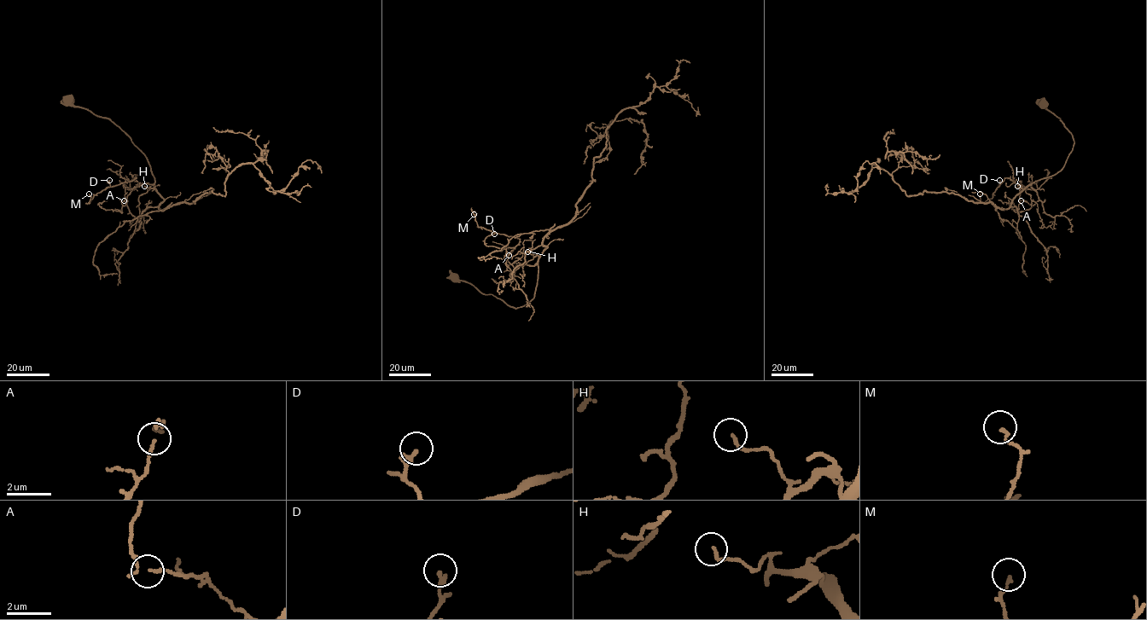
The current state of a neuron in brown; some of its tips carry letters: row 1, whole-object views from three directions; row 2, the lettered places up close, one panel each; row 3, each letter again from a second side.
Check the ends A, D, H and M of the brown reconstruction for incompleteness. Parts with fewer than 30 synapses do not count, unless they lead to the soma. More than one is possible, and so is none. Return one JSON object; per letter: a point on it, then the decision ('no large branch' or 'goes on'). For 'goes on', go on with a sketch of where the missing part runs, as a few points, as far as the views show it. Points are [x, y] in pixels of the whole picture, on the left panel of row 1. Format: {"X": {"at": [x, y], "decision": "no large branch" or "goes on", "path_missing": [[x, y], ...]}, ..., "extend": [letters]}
{"A": {"at": [124, 200], "decision": "no large branch"}, "D": {"at": [109, 180], "decision": "no large branch"}, "H": {"at": [144, 186], "decision": "no large branch"}, "M": {"at": [89, 194], "decision": "no large branch"}, "extend": []}

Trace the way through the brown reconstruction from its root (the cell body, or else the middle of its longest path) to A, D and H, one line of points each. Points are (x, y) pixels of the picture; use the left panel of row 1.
A: (67, 99), (74, 106), (110, 119), (145, 156), (154, 182), (140, 183), (123, 205), (124, 200)
D: (67, 99), (117, 125), (145, 156), (154, 182), (127, 189), (124, 182), (136, 177), (111, 186), (109, 180)
H: (67, 99), (74, 106), (108, 118), (130, 138), (145, 156), (154, 177), (154, 189), (144, 186)

